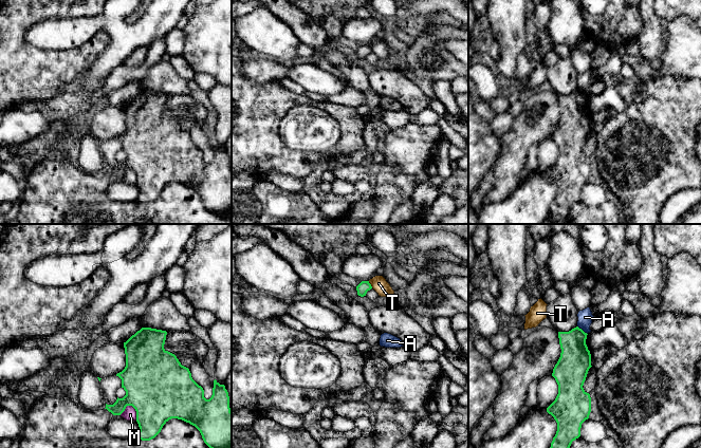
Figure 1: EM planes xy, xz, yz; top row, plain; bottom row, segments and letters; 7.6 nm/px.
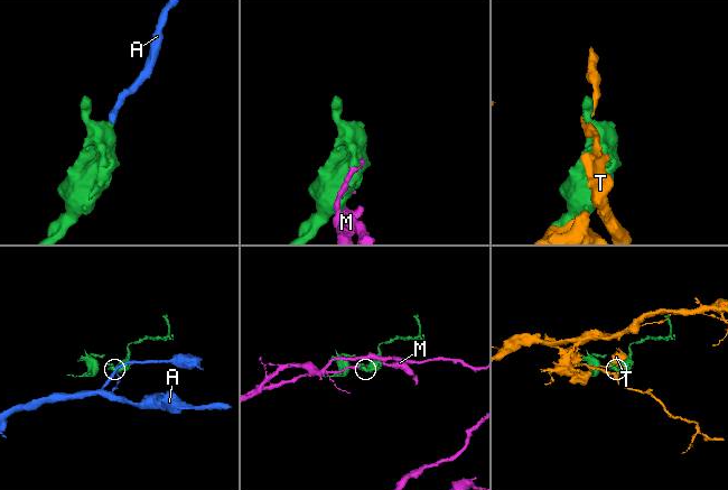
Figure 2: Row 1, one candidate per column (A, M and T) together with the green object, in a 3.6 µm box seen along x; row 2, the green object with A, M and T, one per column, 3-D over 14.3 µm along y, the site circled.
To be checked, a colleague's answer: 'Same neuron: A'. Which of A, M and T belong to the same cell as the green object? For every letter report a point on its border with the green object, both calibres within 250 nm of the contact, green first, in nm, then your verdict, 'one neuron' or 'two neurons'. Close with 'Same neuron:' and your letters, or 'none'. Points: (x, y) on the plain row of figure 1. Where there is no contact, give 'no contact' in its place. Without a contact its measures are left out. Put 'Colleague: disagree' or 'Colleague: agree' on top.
Colleague: disagree
A: contact yz (582, 93); calibres 240 and 110 nm; two neurons
M: contact xy (132, 169); calibres 480 and 100 nm; two neurons
T: contact xz (370, 48); calibres 90 and 120 nm; two neurons
Same neuron: none

